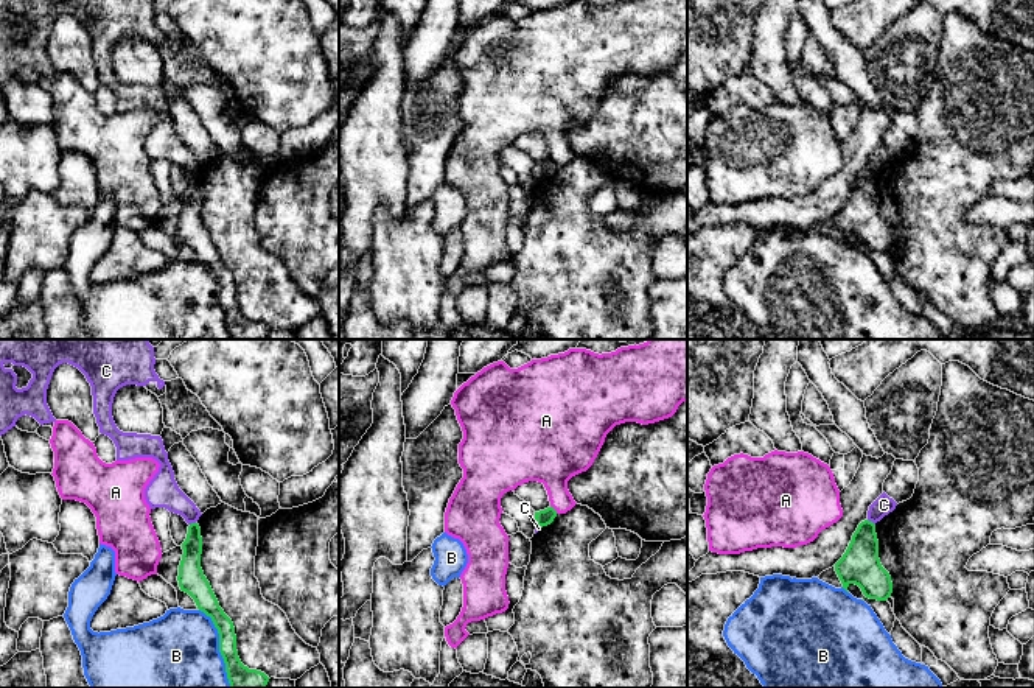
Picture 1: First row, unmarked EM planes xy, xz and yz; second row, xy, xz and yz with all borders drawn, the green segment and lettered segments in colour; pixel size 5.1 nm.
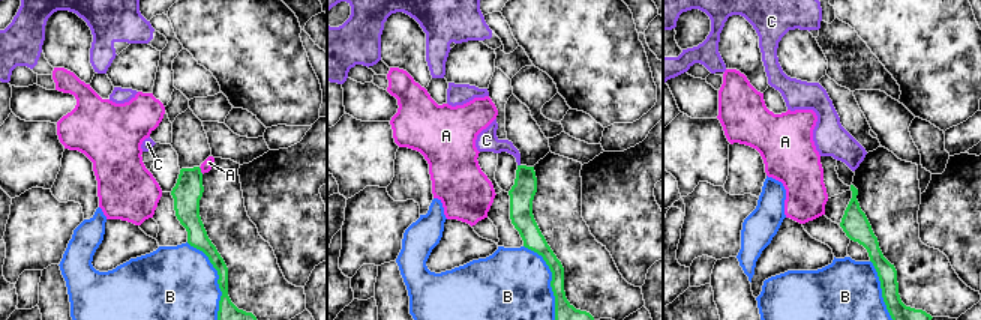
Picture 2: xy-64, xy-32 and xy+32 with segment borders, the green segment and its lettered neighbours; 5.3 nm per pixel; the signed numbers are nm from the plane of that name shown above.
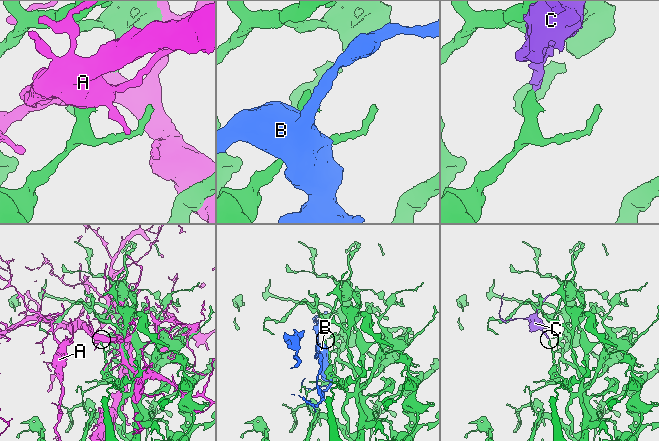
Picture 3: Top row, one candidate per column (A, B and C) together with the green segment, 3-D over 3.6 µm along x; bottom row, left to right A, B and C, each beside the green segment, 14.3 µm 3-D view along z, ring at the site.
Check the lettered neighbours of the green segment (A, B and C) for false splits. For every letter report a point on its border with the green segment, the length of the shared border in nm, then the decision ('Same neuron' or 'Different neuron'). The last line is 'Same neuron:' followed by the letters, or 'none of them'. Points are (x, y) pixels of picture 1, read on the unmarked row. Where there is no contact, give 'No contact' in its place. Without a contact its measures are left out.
A: Touches green at xz (554, 161). Shared border 60 nm. Different neuron
B: Touches green at xy (220, 299). Shared border 440 nm. Different neuron
C: Touches green at yz (871, 173). Shared border 50 nm. Different neuron
Same neuron: none of them

